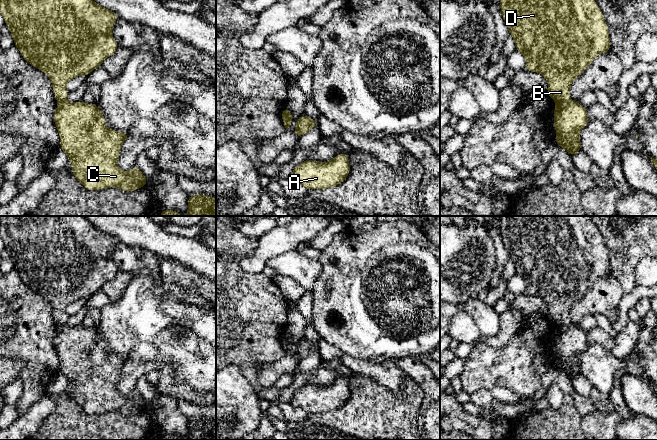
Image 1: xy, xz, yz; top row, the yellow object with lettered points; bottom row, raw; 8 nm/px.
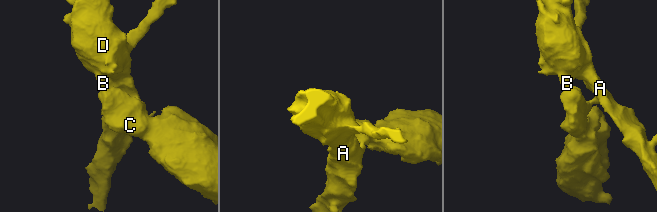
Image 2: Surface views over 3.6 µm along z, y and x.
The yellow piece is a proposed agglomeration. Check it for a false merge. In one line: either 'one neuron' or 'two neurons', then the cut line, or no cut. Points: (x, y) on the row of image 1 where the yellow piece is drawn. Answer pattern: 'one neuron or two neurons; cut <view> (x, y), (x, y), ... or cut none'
two neurons; cut yz (569, 99), (557, 103)

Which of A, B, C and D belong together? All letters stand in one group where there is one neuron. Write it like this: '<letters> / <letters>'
A B D / C

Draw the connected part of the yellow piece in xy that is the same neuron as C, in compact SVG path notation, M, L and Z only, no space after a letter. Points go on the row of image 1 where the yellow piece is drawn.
M64 100L58 102L58 106L53 115L53 121L60 135L60 149L68 156L68 161L72 164L73 176L82 184L86 190L101 190L105 188L118 187L121 191L134 191L147 185L148 181L141 170L135 164L130 172L121 170L117 166L123 142L129 138L127 132L119 132L108 129L105 126L105 117L96 103L86 104L82 100L75 103Z

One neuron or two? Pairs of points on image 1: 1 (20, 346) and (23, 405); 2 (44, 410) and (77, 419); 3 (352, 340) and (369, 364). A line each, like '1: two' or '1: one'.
1: one
2: two
3: two

